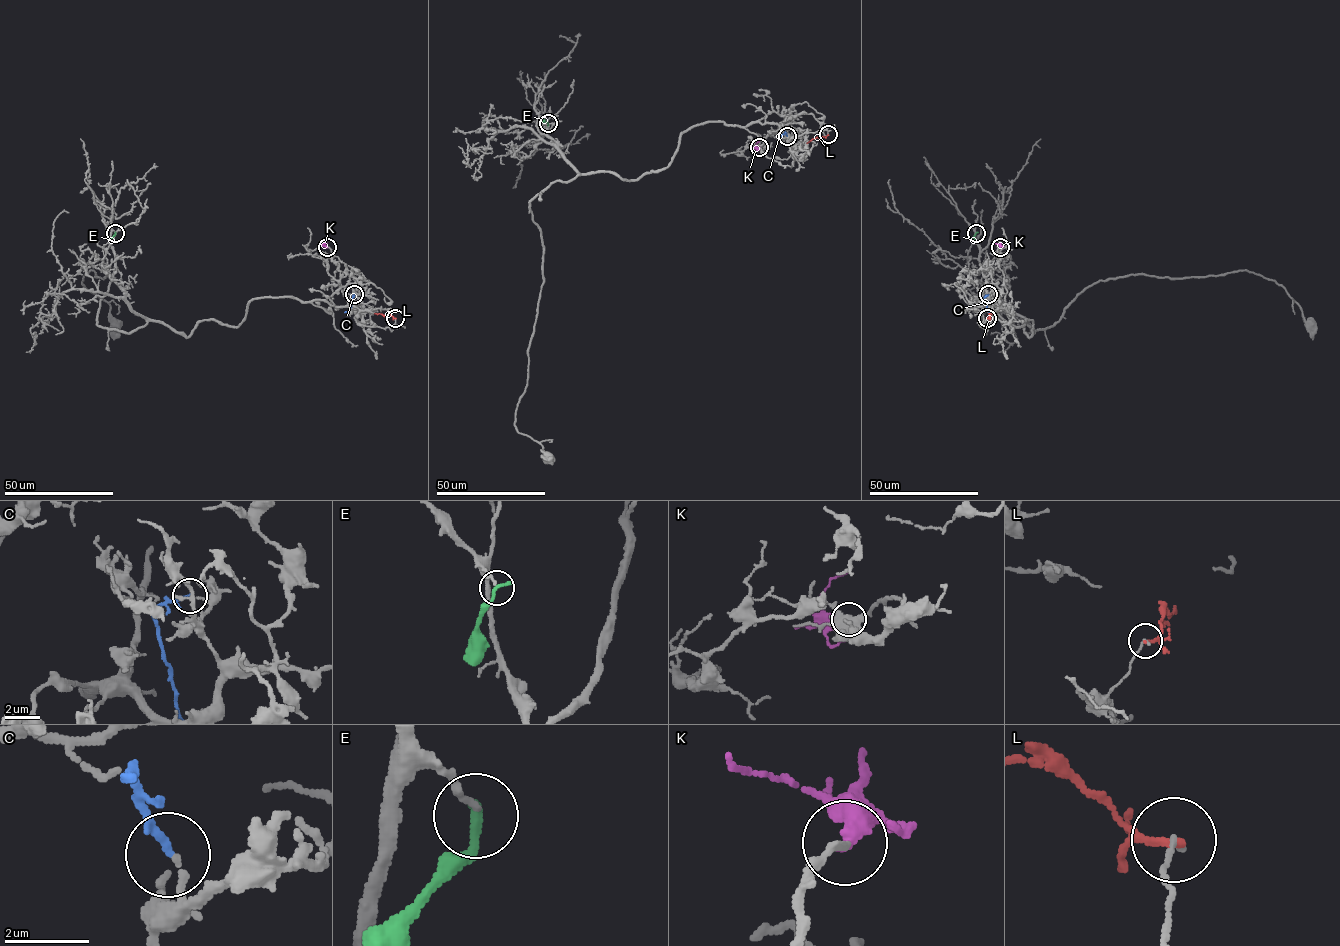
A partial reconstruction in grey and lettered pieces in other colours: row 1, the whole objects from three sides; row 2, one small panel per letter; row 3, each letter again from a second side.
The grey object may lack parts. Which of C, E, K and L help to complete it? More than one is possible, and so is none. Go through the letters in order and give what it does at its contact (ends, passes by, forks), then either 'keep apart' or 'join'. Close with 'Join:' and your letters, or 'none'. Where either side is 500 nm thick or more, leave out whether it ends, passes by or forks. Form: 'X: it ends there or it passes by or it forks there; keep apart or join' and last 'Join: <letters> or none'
C: it ends there; keep apart
E: it ends there; keep apart
K: it ends there; join
L: it ends there; keep apart
Join: K

